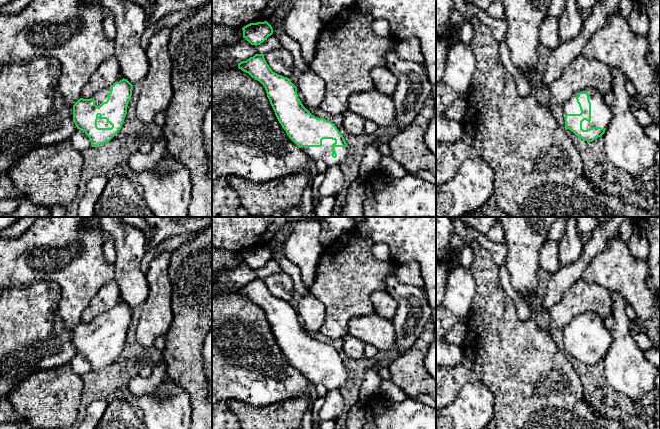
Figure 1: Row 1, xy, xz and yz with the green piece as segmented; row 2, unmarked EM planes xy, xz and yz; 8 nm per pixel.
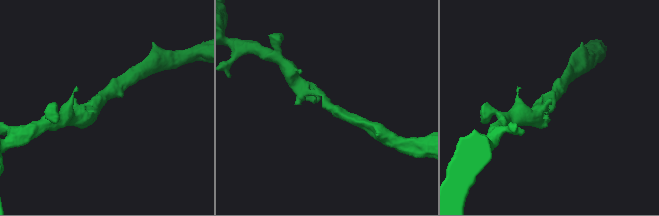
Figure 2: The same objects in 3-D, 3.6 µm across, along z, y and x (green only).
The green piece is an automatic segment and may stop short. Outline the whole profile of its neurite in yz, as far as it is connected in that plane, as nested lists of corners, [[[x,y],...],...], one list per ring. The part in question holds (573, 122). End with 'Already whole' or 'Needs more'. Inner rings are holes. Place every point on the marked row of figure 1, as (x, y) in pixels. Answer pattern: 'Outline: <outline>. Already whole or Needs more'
Outline: [[[585,88],[563,105],[565,127],[577,137],[592,142],[601,137],[611,119],[611,110],[604,95],[595,88]]]. Needs more

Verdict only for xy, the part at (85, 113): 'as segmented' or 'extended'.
extended

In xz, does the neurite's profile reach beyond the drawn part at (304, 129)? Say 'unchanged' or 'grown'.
grown

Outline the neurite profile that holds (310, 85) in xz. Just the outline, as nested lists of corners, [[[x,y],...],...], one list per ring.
[[[311,68],[308,71],[300,74],[296,87],[302,94],[303,106],[306,109],[319,107],[325,95],[325,83],[315,72],[311,70]]]

